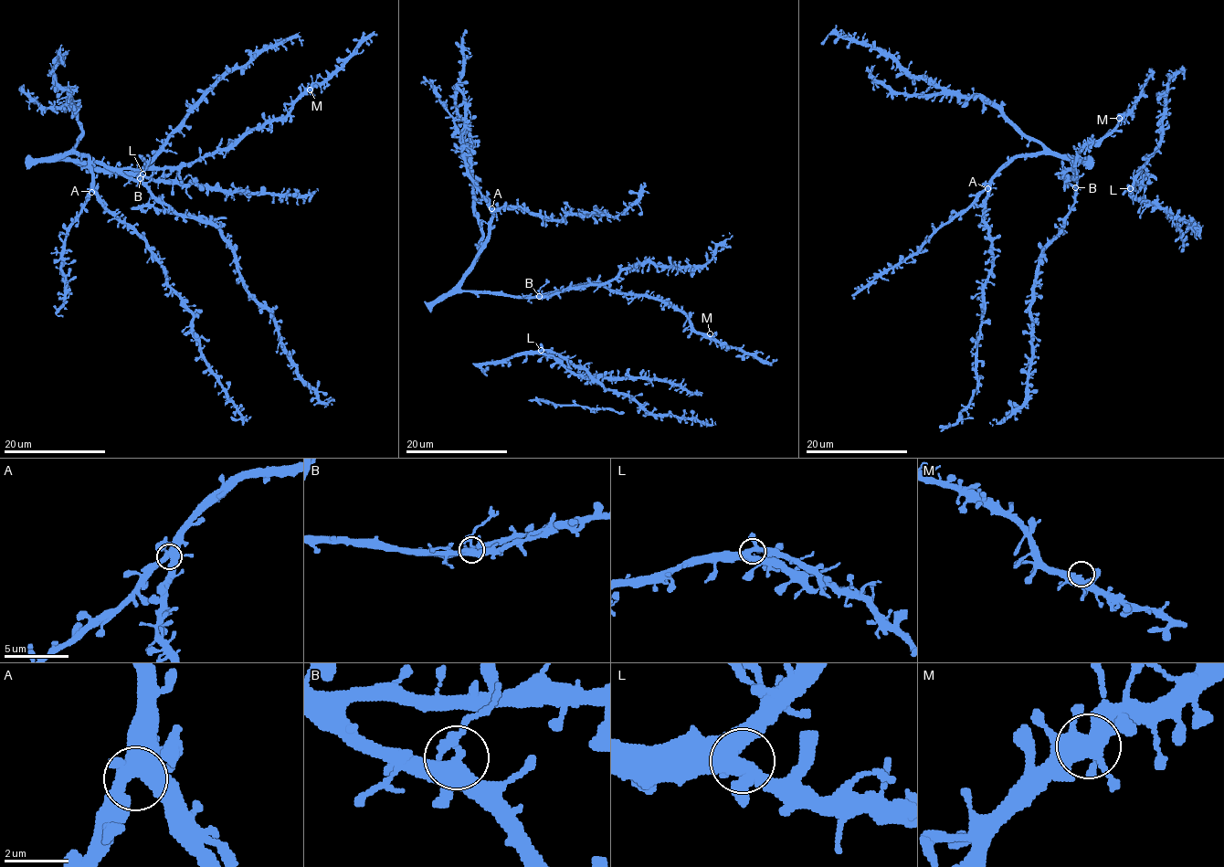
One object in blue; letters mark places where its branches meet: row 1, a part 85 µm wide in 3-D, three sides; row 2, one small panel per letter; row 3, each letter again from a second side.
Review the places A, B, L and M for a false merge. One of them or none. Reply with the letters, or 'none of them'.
B

